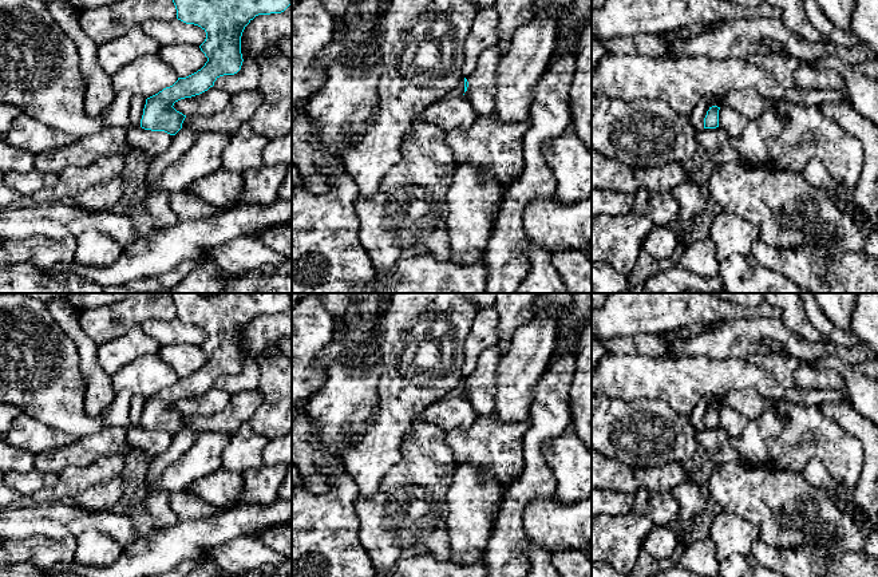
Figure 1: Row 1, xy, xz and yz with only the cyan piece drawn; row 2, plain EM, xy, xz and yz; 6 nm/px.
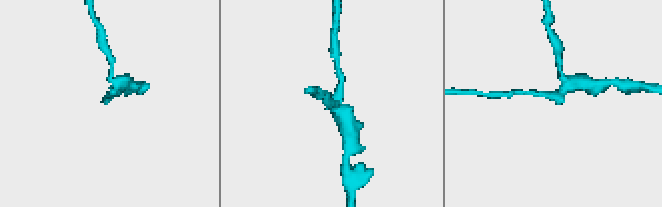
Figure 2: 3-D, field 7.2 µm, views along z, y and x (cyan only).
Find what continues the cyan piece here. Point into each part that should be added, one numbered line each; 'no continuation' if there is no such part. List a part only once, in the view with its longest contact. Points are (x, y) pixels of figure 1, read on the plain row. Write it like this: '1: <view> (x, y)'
no continuation

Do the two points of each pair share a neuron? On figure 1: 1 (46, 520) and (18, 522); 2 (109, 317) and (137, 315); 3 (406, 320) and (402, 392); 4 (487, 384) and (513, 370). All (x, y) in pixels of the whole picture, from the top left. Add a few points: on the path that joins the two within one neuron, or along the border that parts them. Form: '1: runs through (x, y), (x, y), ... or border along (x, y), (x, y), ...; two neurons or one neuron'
1: runs through (39, 520), (24, 522); one neuron
2: runs through (115, 317), (130, 315); one neuron
3: runs through (414, 338), (412, 374); one neuron
4: border along (503, 355), (497, 370), (495, 407), (491, 411); two neurons

